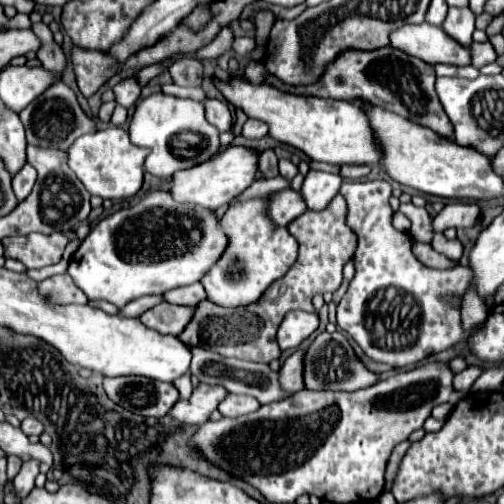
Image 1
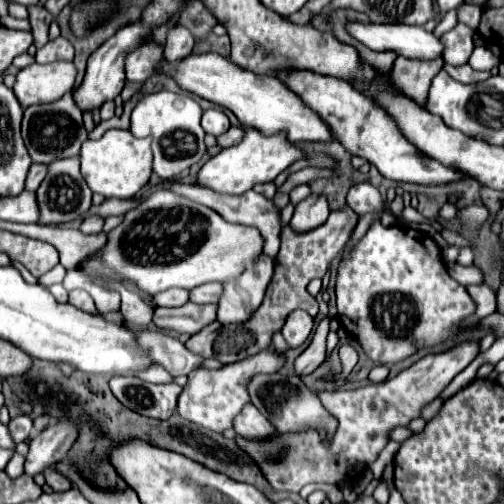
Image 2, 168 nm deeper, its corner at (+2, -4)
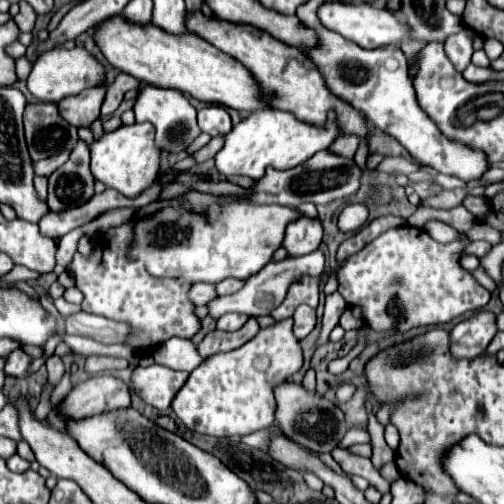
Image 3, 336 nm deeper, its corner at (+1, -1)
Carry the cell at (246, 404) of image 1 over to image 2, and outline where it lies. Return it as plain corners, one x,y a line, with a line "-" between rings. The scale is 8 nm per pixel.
254,405
244,407
244,411
240,411
240,415
234,419
234,429
240,437
244,439
270,439
276,435
276,429
268,423
268,419
264,419
264,415
260,415
260,411

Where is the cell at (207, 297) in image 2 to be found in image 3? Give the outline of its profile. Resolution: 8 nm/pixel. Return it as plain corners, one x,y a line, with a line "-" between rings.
227,278
227,280
223,280
223,282
219,282
219,284
215,284
217,286
217,296
225,296
225,294
235,294
241,286
243,286
245,282
243,280
235,280
235,278

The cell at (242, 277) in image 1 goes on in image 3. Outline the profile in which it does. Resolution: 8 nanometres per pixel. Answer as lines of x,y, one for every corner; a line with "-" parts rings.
229,312
217,320
217,328
225,330
225,332
233,332
233,330
239,330
247,320
249,320
249,316
245,316
245,314

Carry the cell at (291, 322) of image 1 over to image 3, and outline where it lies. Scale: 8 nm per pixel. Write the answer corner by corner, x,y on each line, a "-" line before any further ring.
301,304
301,306
295,310
293,320
295,320
295,324
293,324
293,334
295,334
297,340
303,340
303,338
315,328
315,322
317,322
315,310
309,308
307,304

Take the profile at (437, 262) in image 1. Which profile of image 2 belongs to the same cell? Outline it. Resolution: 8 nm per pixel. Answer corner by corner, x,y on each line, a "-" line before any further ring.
448,263
448,273
450,273
456,281
460,281
462,285
472,285
472,283
480,285
480,283
484,283
484,275
482,275
482,271
480,271
476,265
462,267
462,265
458,265
458,263

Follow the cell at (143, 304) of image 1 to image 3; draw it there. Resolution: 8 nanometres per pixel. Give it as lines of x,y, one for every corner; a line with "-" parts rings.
193,284
189,288
189,300
195,304
195,306
205,306
209,300
215,298
215,286
213,284

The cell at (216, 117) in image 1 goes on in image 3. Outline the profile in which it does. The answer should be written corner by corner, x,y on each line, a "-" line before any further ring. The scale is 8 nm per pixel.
209,104
197,112
199,128
209,136
227,136
231,132
231,118
223,106

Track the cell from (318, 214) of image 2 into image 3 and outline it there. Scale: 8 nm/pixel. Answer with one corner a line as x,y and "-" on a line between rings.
301,216
299,220
287,226
283,246
287,248
289,256
305,256
319,248
323,240
323,226
319,218

